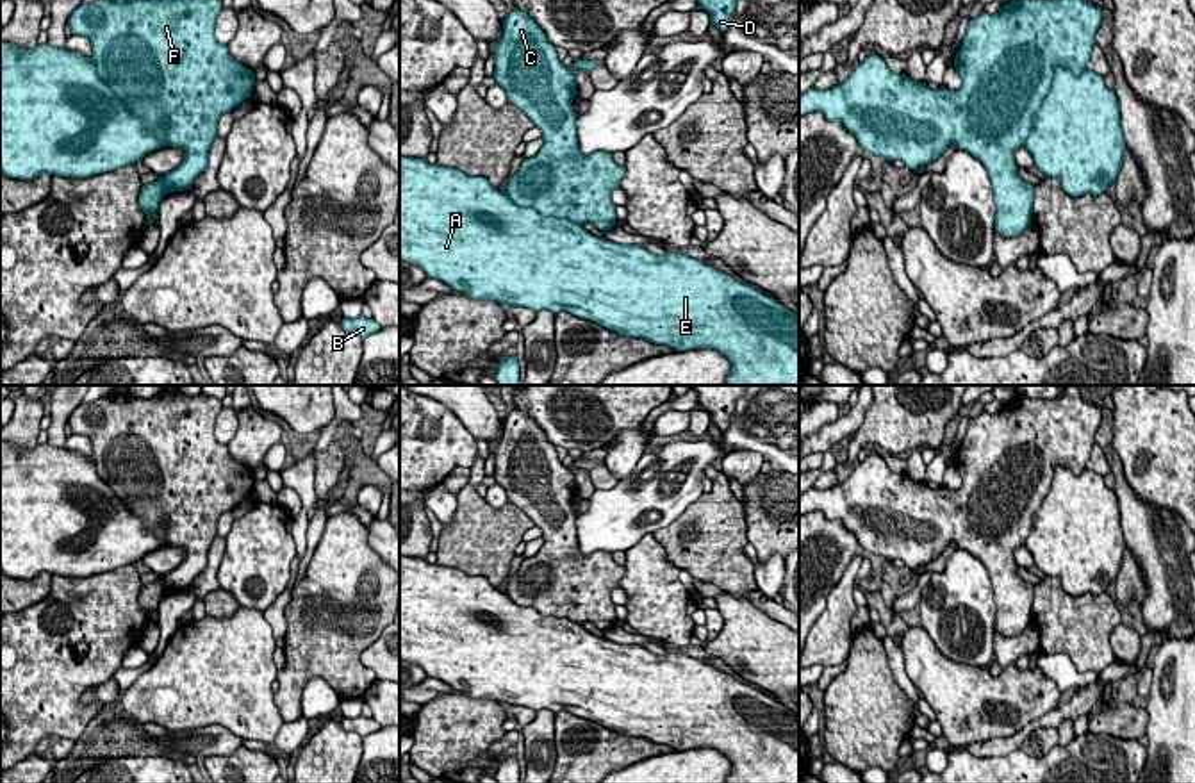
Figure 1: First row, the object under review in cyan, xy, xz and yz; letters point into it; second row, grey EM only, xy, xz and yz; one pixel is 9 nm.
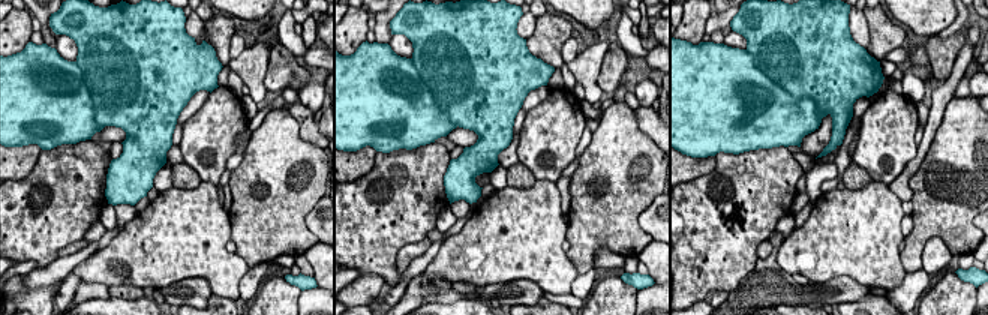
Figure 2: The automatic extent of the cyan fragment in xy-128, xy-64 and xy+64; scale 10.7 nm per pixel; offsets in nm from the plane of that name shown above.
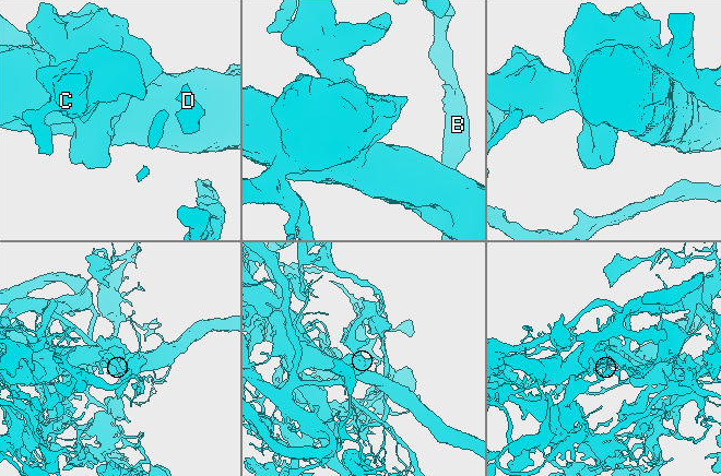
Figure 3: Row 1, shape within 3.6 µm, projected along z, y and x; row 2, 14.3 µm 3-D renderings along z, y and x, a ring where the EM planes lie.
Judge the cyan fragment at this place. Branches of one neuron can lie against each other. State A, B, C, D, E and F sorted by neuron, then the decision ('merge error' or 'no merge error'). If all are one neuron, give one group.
A E / B C D F | merge error

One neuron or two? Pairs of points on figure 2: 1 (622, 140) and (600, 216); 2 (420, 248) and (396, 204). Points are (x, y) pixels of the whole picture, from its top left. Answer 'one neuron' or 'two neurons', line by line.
1: one neuron
2: two neurons

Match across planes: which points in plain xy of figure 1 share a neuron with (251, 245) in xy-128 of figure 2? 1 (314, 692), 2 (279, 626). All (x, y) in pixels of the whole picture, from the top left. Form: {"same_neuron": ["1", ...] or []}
{"same_neuron": []}

